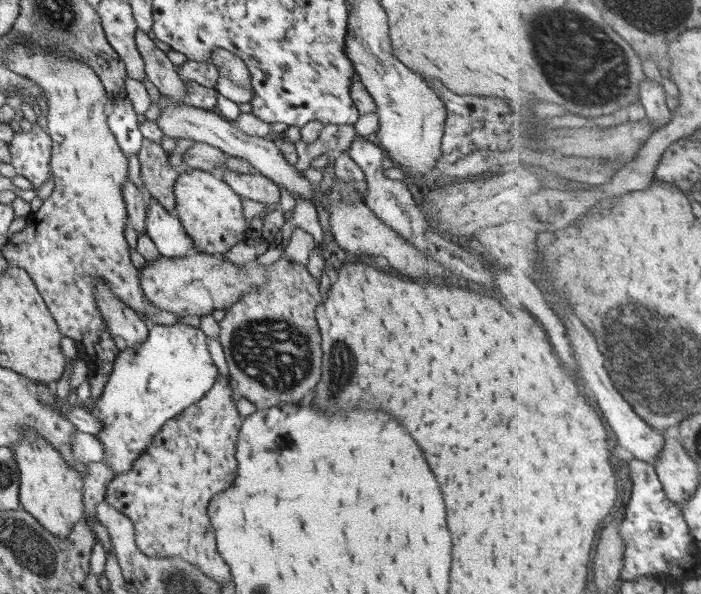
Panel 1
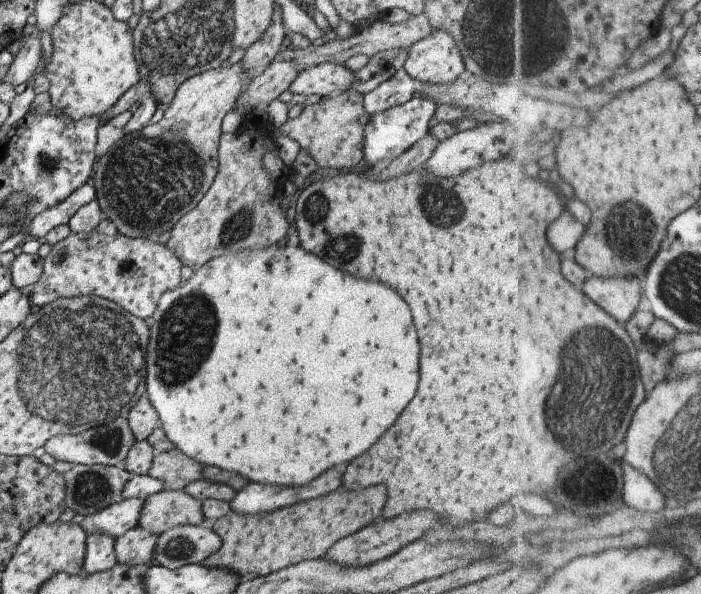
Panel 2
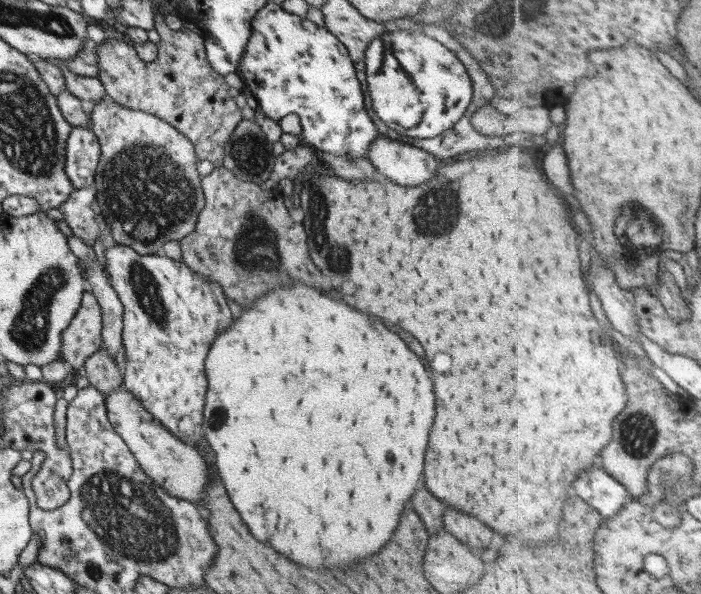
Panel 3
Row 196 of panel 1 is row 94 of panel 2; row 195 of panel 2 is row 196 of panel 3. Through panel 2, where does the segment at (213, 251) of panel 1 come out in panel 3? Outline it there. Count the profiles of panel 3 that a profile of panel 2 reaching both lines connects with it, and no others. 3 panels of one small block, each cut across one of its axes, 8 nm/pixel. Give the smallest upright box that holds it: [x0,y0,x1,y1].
[89,98,203,254]

